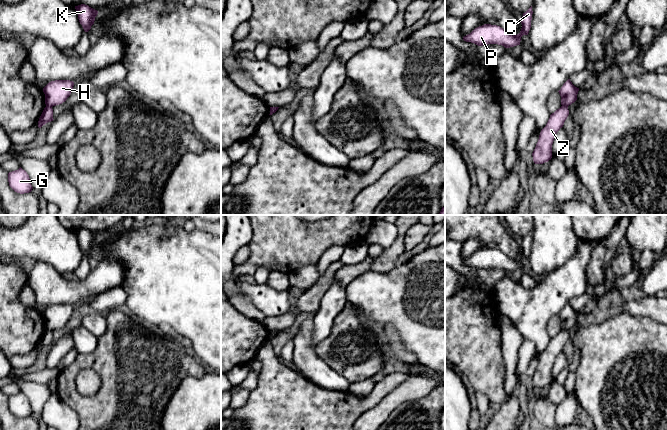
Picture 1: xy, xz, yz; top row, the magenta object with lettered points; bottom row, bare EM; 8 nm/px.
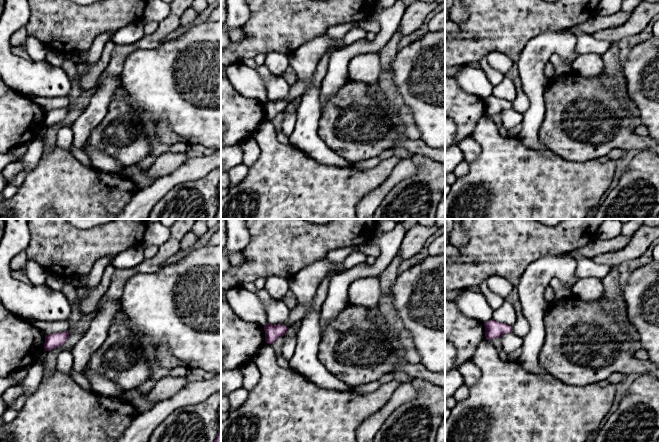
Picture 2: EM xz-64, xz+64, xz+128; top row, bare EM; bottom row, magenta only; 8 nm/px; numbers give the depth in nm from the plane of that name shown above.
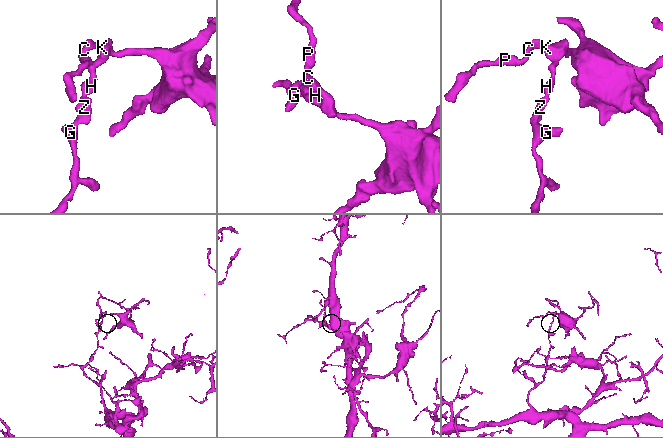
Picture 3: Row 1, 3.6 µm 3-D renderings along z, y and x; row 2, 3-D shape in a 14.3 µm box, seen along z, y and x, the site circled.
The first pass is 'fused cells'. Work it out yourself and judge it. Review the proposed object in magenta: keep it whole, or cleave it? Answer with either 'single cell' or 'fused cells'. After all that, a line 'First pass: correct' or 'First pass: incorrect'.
fused cells
First pass: correct

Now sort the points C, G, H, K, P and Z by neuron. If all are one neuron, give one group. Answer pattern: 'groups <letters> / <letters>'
groups C H K P / G Z

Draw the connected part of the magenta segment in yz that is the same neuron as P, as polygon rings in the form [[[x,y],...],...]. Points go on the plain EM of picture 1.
[[[532,230],[523,237],[521,242],[522,252],[519,258],[510,259],[507,255],[497,249],[484,248],[475,252],[470,258],[463,261],[466,266],[474,267],[478,270],[488,268],[498,268],[505,272],[520,269],[521,261],[528,259],[531,252]]]

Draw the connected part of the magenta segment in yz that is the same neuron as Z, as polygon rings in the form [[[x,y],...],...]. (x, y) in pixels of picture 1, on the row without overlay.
[[[561,330],[550,342],[546,350],[541,354],[538,366],[532,377],[535,388],[543,388],[552,382],[552,368],[557,356],[563,351],[569,339],[568,331]]]

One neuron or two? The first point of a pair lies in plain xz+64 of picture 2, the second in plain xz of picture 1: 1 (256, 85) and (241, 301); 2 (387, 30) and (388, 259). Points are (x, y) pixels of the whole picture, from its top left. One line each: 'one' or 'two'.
1: one
2: two

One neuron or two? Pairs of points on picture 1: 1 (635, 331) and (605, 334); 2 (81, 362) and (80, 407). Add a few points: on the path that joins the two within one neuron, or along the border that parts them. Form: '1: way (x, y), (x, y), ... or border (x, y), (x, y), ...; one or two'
1: way (628, 334), (612, 334); one
2: way (70, 373), (71, 396); one

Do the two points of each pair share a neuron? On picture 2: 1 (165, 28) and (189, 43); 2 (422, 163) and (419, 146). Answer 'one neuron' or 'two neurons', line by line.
1: two neurons
2: two neurons

